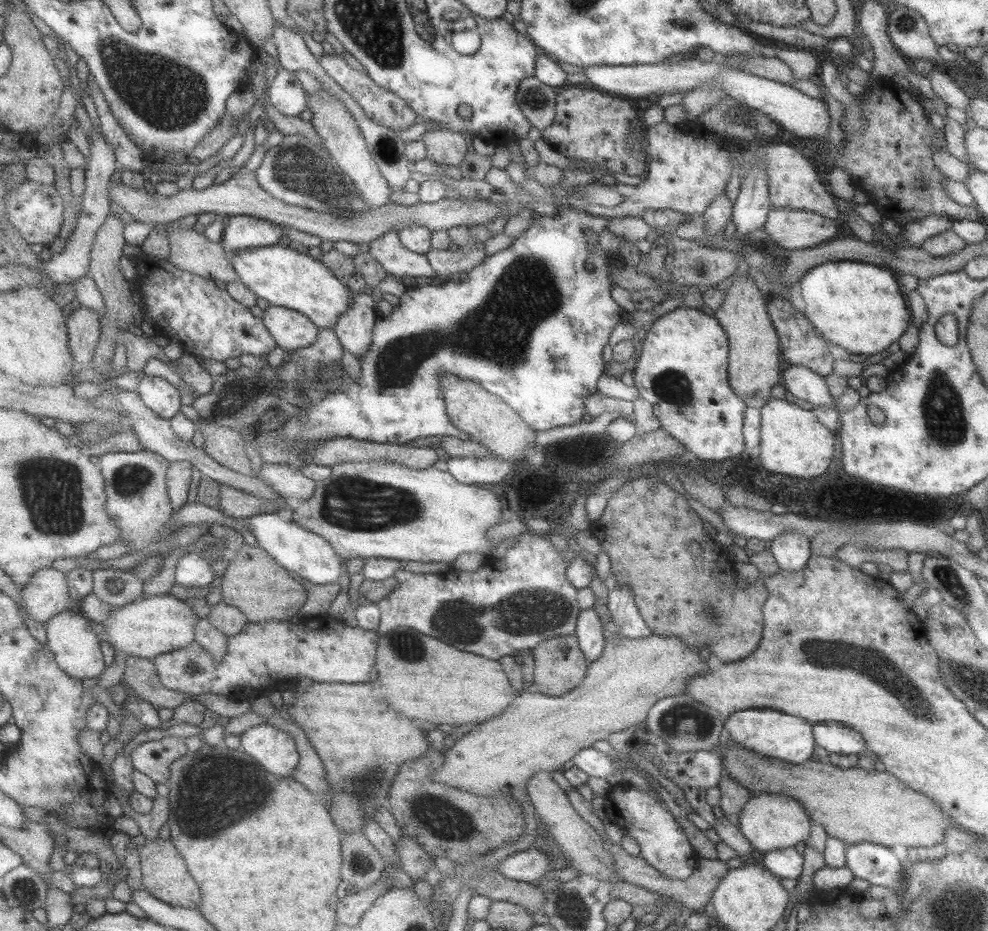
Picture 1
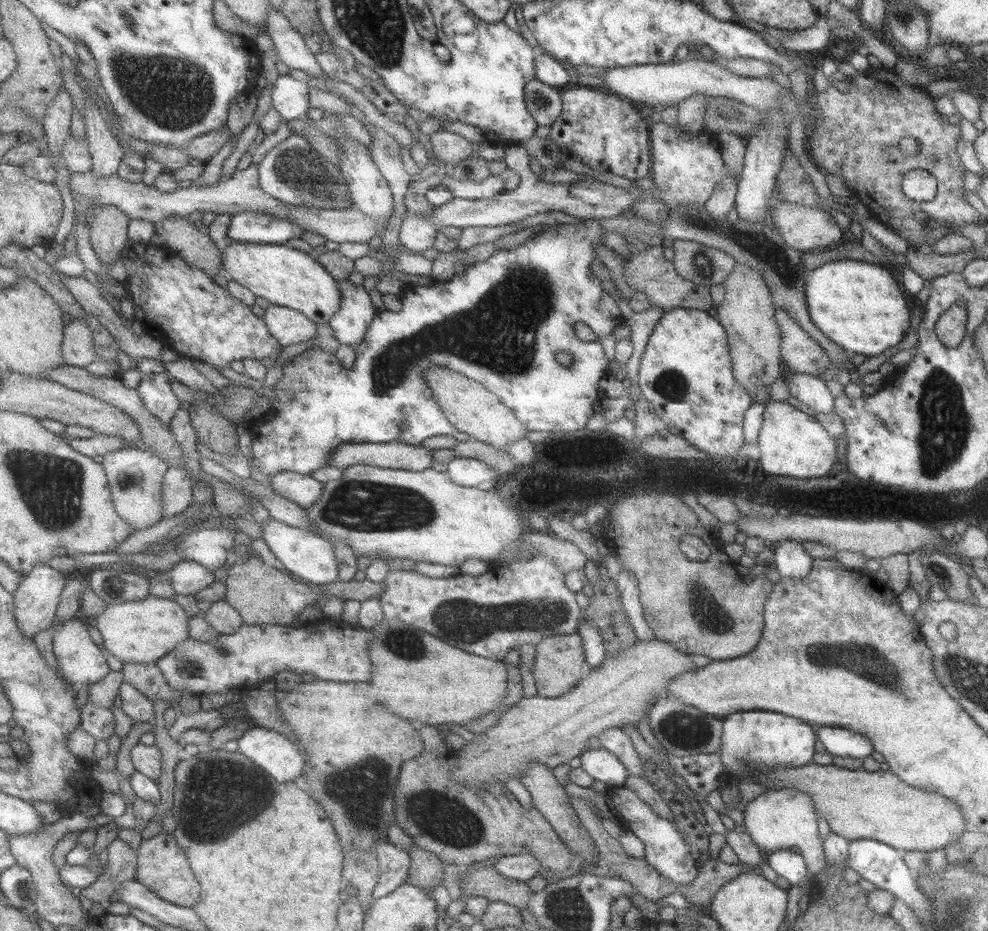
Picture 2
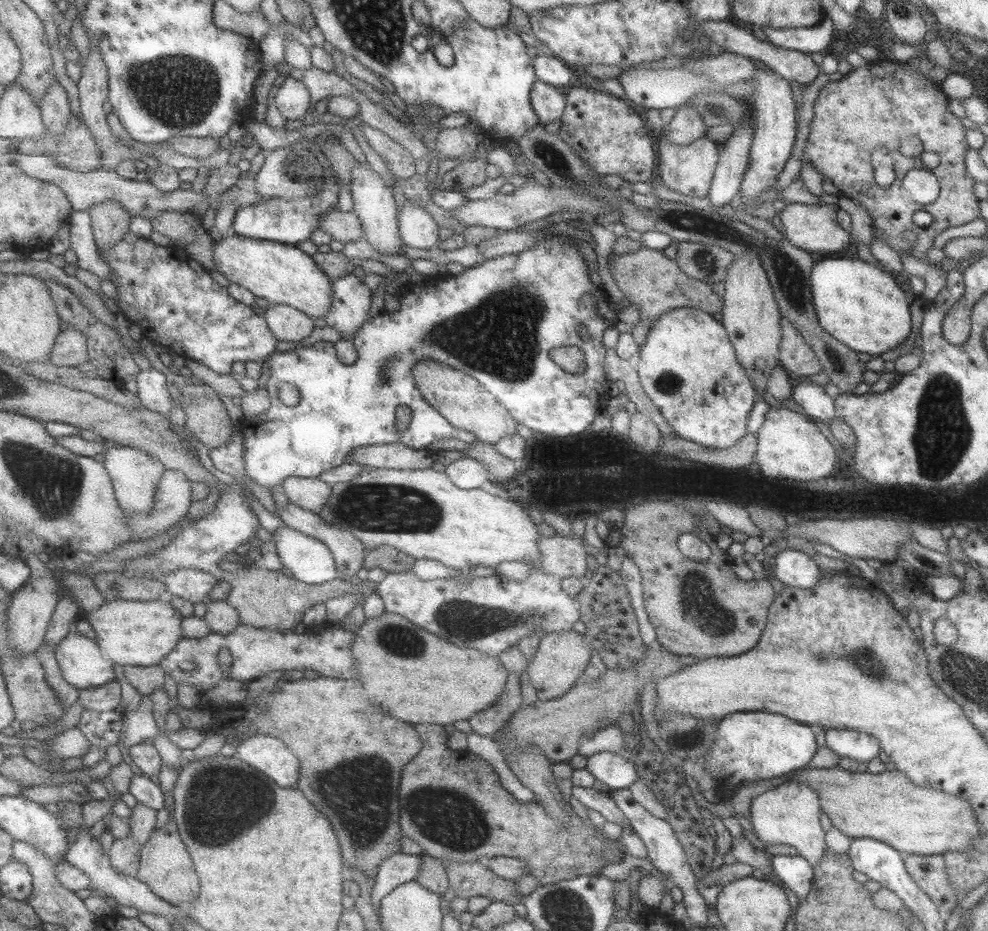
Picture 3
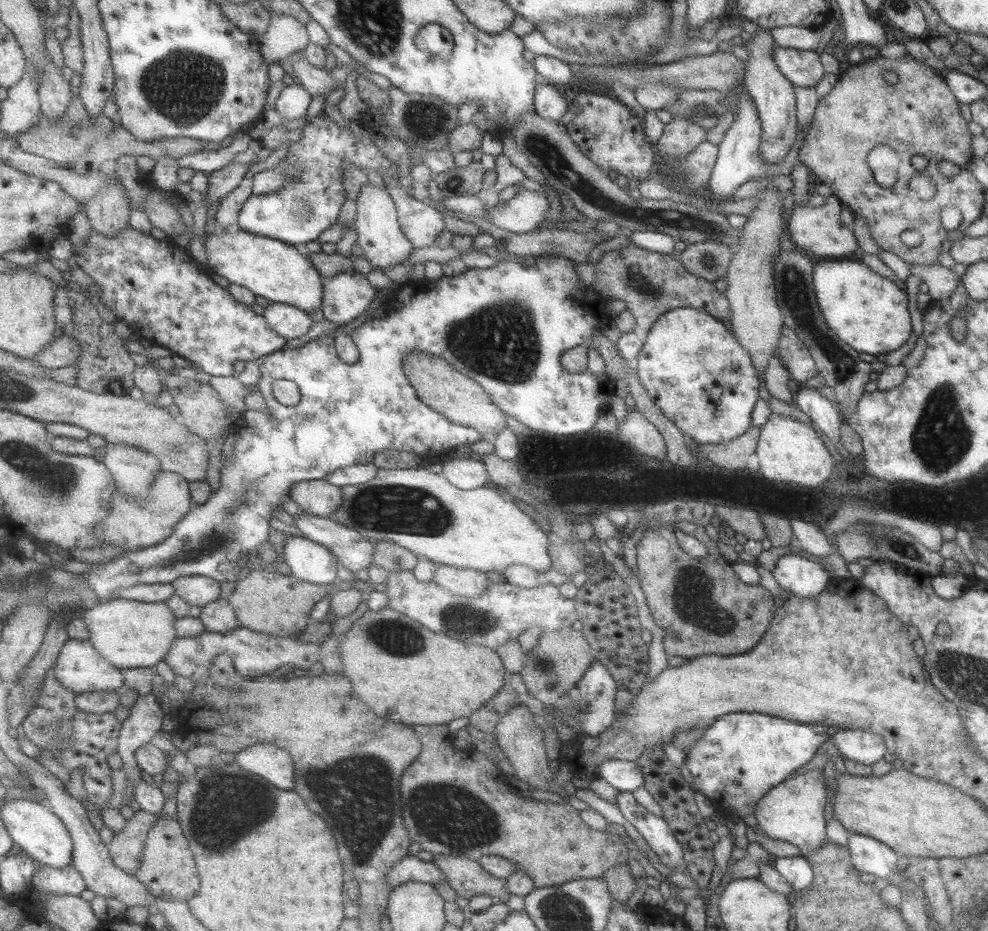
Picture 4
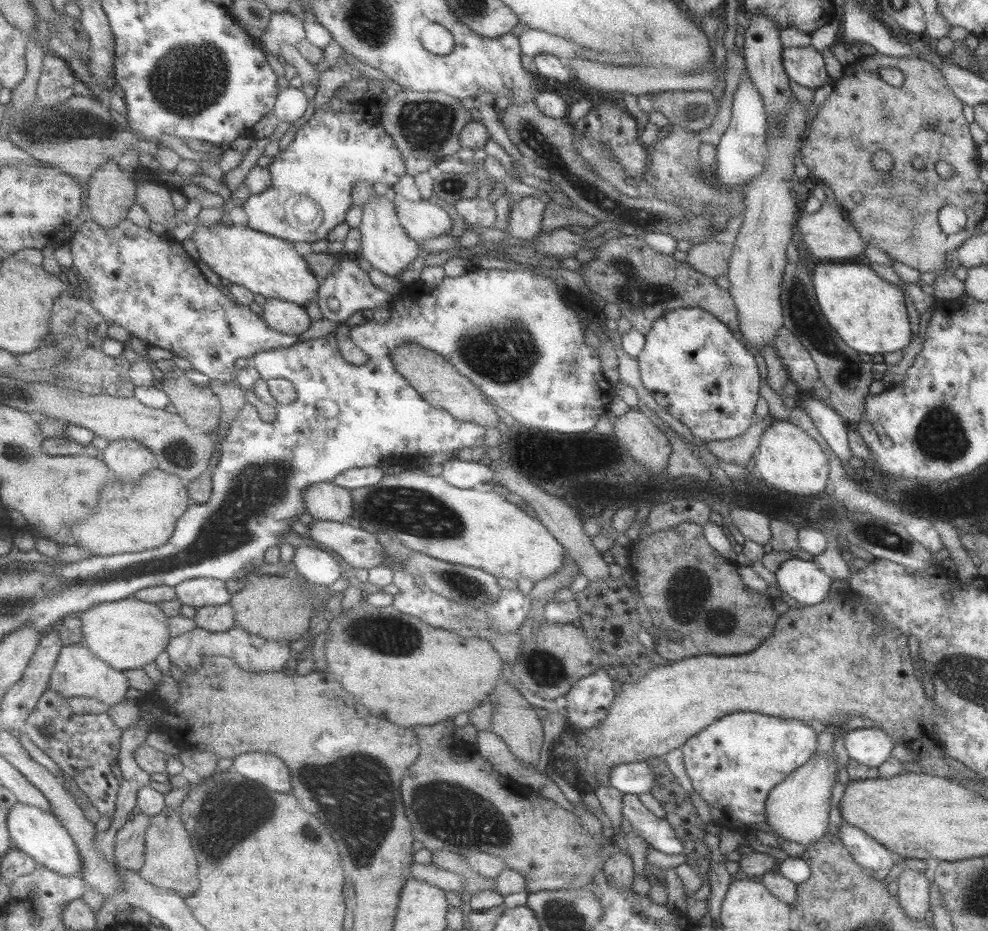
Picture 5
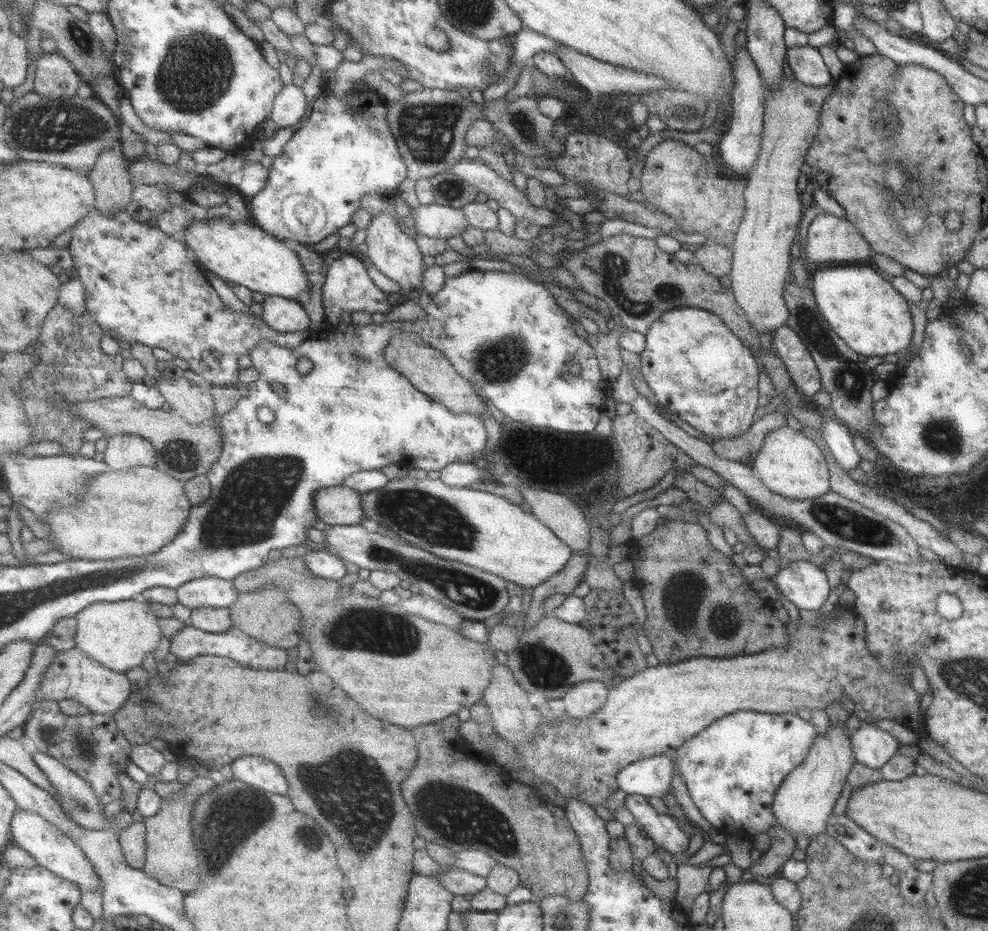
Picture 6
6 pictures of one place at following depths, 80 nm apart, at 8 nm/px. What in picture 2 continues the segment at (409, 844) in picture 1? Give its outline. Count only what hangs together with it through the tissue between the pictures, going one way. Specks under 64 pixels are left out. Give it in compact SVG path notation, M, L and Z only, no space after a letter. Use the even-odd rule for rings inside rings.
M413 845L408 853L411 857L411 872L408 881L411 884L430 890L437 884L441 885L441 875L443 874L441 860L417 845Z

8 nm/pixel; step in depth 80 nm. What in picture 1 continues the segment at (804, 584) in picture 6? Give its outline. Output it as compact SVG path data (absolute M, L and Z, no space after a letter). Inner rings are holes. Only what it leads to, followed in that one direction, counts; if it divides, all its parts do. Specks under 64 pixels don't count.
M783 532L783 534L777 534L773 540L767 542L767 548L779 569L797 572L811 558L809 543L811 541L803 538L801 534Z

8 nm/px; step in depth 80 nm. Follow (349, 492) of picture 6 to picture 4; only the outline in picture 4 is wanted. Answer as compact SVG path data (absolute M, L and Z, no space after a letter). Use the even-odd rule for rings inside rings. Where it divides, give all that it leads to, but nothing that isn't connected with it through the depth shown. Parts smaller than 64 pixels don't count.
M328 479L299 481L292 486L290 496L303 512L332 519L342 503L342 487Z

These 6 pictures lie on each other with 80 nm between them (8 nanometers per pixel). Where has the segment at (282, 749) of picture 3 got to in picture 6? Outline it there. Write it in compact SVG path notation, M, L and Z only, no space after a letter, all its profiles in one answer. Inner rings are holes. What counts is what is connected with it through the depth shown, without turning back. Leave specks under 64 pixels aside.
M247 755L231 764L233 776L249 783L259 790L275 794L289 792L289 780L277 762L267 760L264 756Z

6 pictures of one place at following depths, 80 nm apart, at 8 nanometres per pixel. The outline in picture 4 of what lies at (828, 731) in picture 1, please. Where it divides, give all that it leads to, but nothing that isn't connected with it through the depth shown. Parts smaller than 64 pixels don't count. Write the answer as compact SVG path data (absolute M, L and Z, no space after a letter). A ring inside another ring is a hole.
M840 729L828 737L839 754L866 765L881 759L886 751L884 740L867 730Z

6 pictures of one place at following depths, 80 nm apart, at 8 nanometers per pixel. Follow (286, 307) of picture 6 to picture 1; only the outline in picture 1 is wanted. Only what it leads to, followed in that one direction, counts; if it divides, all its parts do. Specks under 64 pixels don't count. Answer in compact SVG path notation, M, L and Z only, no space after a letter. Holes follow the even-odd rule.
M269 304L263 319L278 346L286 351L311 346L319 334L320 328L312 319L292 308Z

